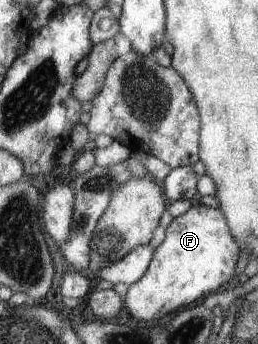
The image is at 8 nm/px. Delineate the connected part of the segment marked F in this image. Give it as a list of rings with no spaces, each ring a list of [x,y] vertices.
[[[194,202],[188,212],[173,218],[165,232],[166,237],[153,252],[148,270],[139,281],[129,286],[123,296],[123,312],[140,325],[160,322],[178,308],[202,302],[220,285],[231,280],[240,258],[240,247],[229,233],[225,216],[219,208]]]

